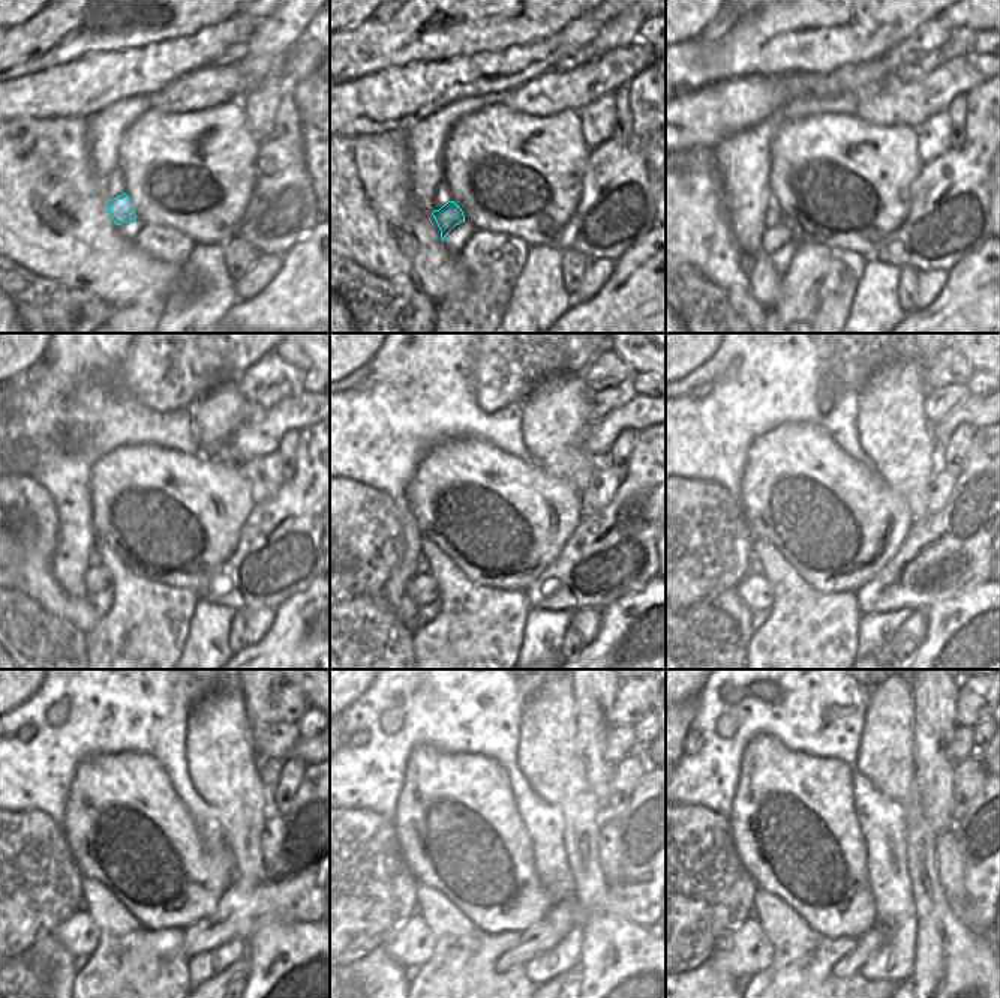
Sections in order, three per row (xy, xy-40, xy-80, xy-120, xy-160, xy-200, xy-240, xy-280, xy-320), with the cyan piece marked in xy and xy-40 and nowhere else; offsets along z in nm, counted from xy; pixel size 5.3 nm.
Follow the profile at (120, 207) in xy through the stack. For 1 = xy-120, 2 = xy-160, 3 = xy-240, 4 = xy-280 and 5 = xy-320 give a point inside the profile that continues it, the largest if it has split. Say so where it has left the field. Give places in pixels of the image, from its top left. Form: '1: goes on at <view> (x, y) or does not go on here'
1: goes on at xy-120 (96, 578)
2: goes on at xy-160 (422, 590)
3: goes on at xy-240 (80, 935)
4: goes on at xy-280 (411, 943)
5: goes on at xy-320 (741, 950)

